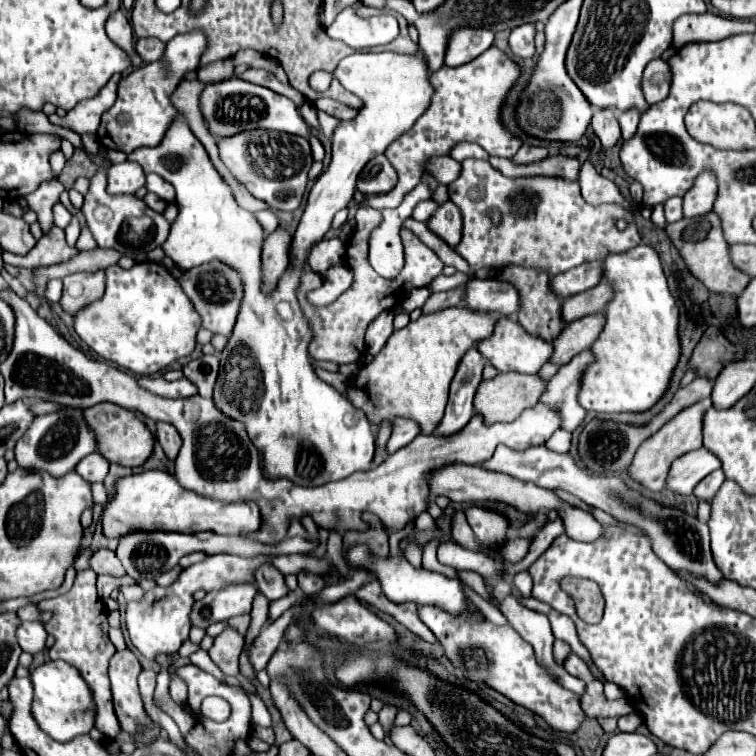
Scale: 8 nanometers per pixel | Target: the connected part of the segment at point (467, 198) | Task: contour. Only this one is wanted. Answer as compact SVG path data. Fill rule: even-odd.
M466 159L462 161L460 177L448 185L450 201L456 203L462 211L464 231L462 241L456 251L468 261L472 273L482 267L502 269L508 265L522 265L529 268L546 269L552 277L582 265L586 261L600 259L604 261L612 253L626 253L628 249L640 245L640 235L636 225L632 223L632 215L624 213L624 209L616 205L588 205L582 195L578 183L564 181L564 179L550 179L550 177L526 177L526 179L508 179L498 169L494 169L488 161ZM488 209L498 209L502 213L502 221L498 227L488 225ZM618 219L630 219L630 227L620 231L616 227Z

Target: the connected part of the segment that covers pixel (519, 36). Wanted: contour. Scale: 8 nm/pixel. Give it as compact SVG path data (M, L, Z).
M532 23L516 27L508 39L508 47L510 47L512 55L516 55L520 59L532 57L534 55L534 35L536 35L536 29Z

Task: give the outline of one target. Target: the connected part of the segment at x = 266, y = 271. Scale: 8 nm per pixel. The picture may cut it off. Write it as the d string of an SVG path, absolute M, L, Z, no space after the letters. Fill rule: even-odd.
M282 227L266 235L262 249L262 283L266 291L272 291L284 269L288 267L288 249L290 249L290 233Z

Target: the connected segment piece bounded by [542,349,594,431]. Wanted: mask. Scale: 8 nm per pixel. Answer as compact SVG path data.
M592 349L578 353L550 379L548 389L542 395L542 403L556 407L556 411L562 415L562 429L574 431L588 417L588 411L582 409L578 403L578 393L580 393L584 371L592 365L592 361L594 361Z

